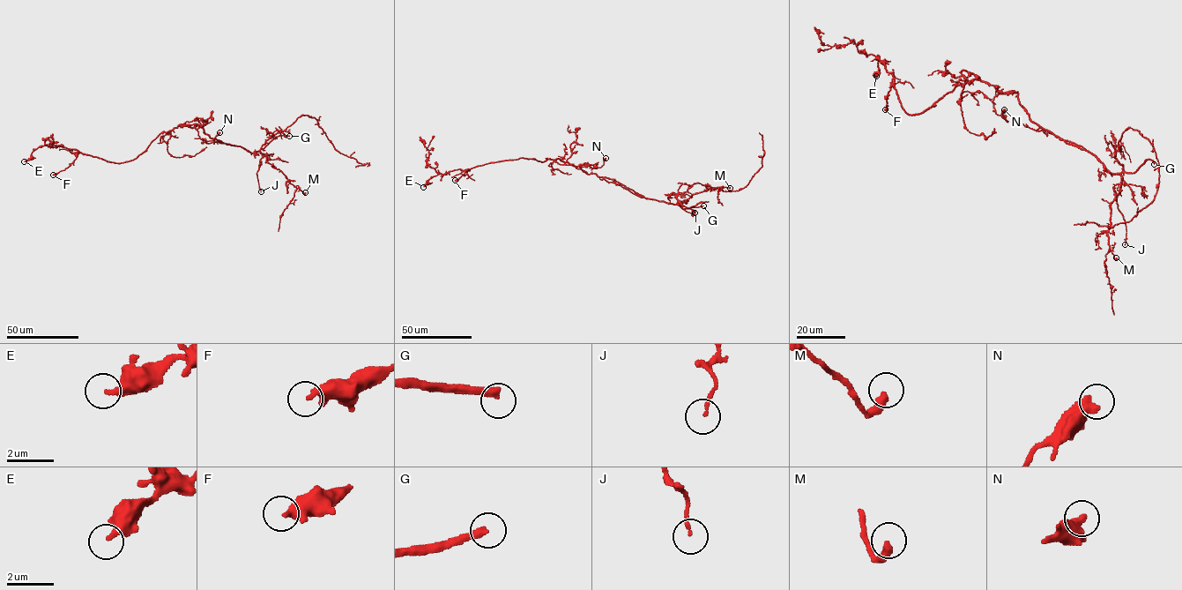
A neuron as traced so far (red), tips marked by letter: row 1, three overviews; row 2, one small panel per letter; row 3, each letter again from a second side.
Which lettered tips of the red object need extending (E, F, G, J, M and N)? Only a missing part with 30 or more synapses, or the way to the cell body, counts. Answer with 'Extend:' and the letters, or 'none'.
Extend: G

